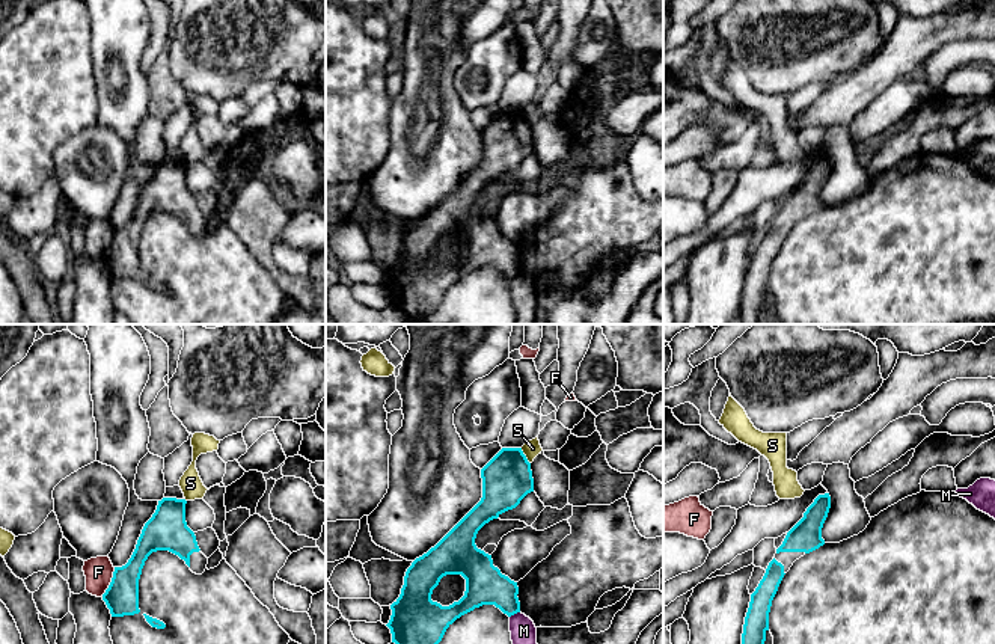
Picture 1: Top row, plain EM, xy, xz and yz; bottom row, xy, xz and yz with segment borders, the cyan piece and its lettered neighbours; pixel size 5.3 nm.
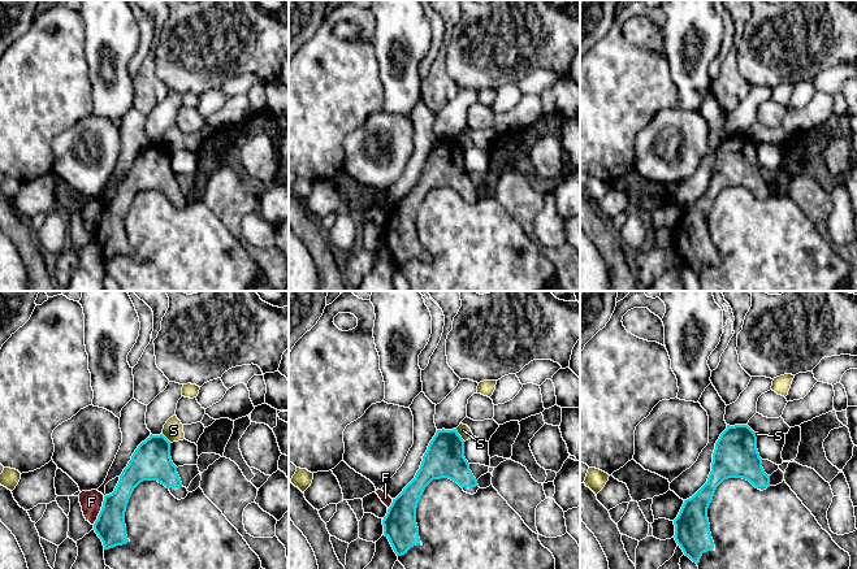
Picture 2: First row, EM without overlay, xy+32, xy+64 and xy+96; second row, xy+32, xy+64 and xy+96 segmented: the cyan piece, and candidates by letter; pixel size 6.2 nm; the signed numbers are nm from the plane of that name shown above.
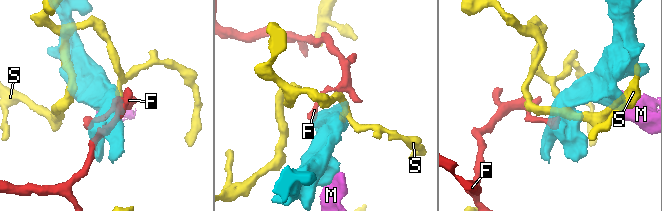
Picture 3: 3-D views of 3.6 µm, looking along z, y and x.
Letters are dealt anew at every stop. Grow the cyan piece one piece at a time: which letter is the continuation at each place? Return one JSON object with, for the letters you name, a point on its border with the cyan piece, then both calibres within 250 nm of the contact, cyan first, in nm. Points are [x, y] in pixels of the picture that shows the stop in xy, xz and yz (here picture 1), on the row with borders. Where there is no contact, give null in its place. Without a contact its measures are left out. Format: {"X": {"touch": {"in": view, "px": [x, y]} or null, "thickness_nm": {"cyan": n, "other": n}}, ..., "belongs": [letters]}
{"belongs": []}

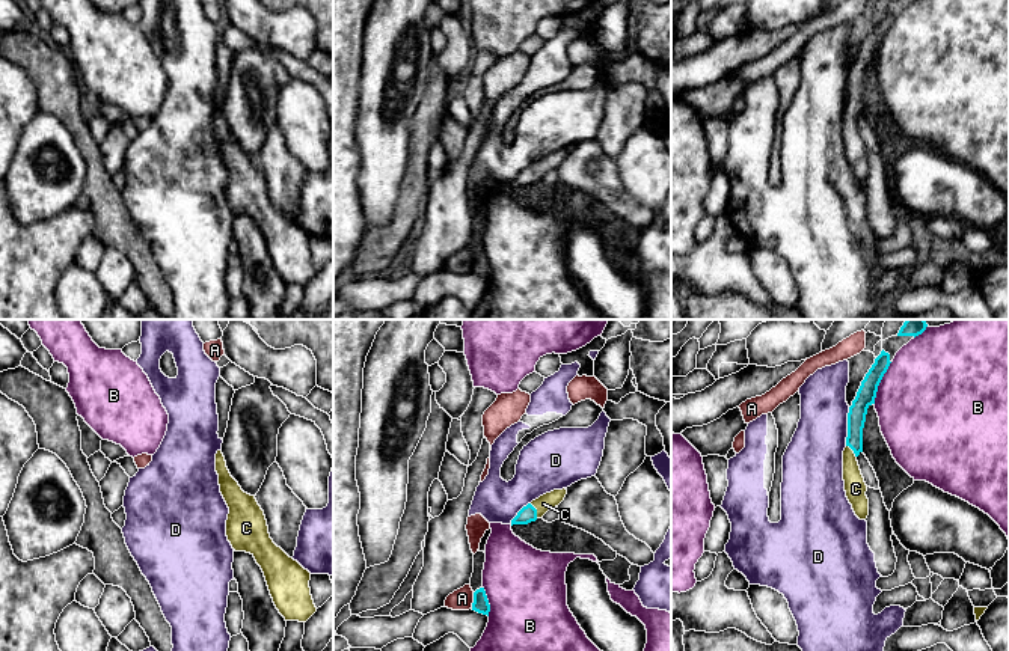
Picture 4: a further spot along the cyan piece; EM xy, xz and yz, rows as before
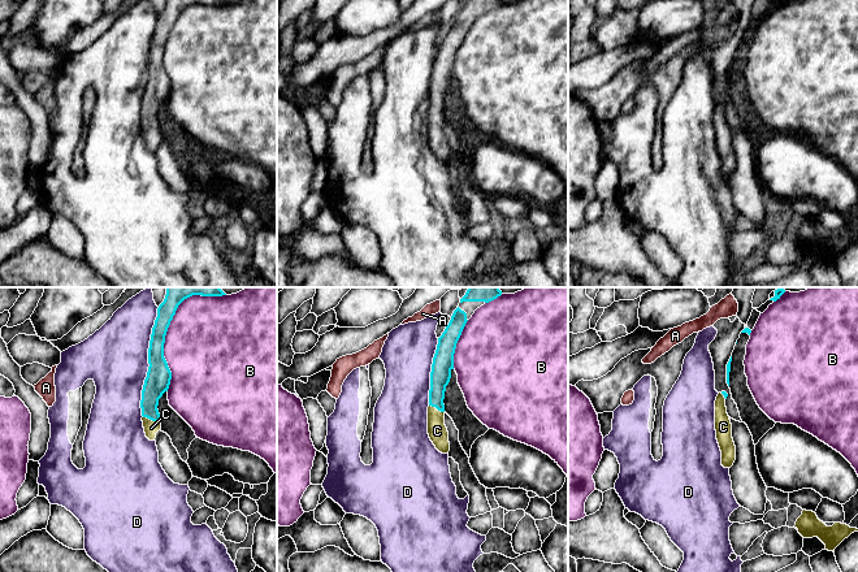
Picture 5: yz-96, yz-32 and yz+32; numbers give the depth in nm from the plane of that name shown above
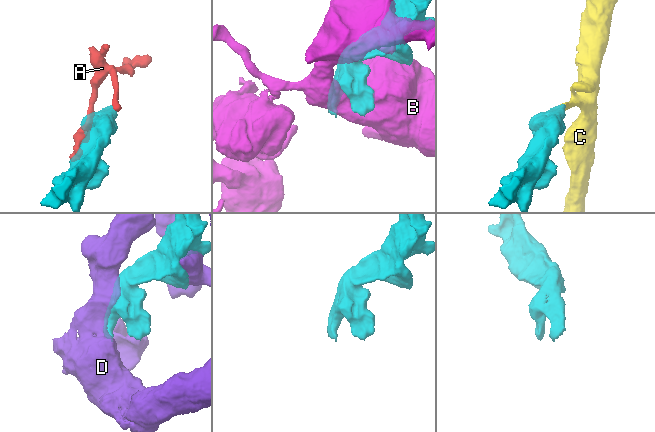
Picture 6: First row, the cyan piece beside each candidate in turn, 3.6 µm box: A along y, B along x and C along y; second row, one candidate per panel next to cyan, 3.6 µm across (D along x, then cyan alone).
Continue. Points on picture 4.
{"C": {"touch": {"in": "xz", "px": [536, 511]}, "thickness_nm": {"cyan": 90, "other": 90}}, "belongs": ["C"]}

